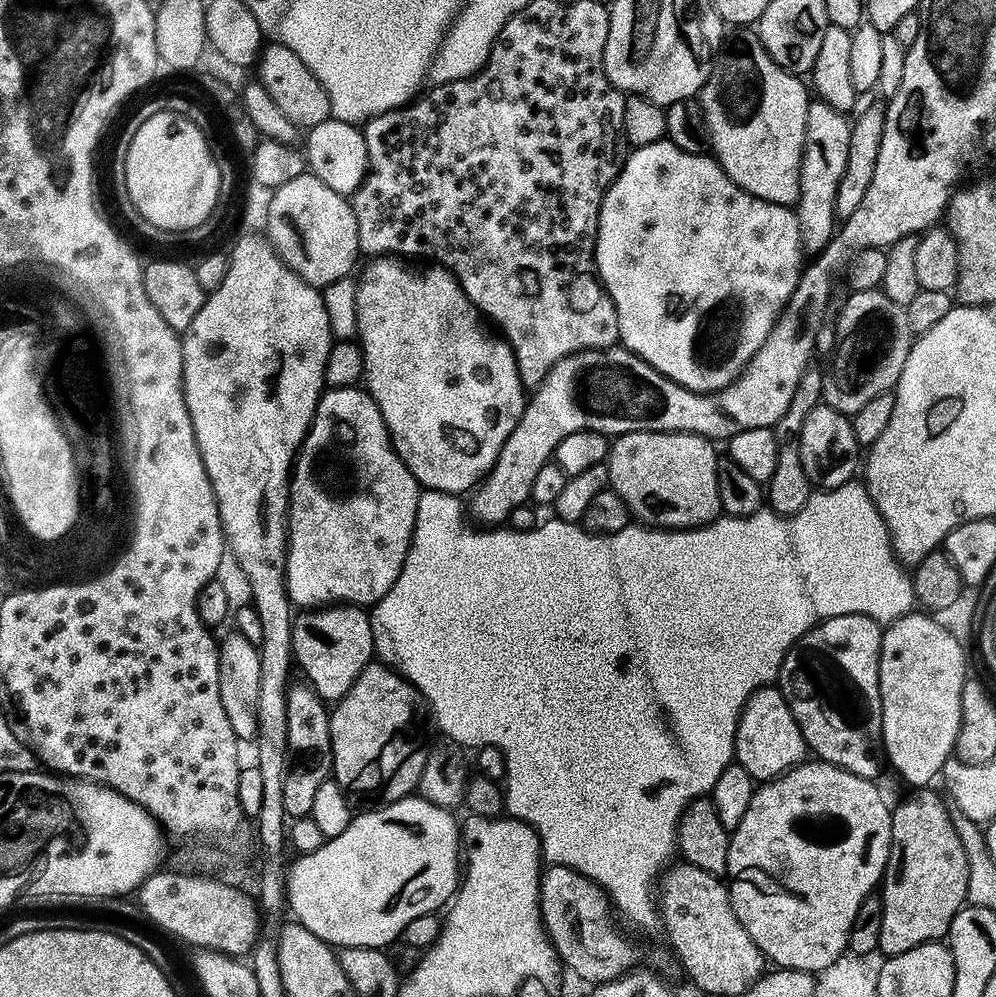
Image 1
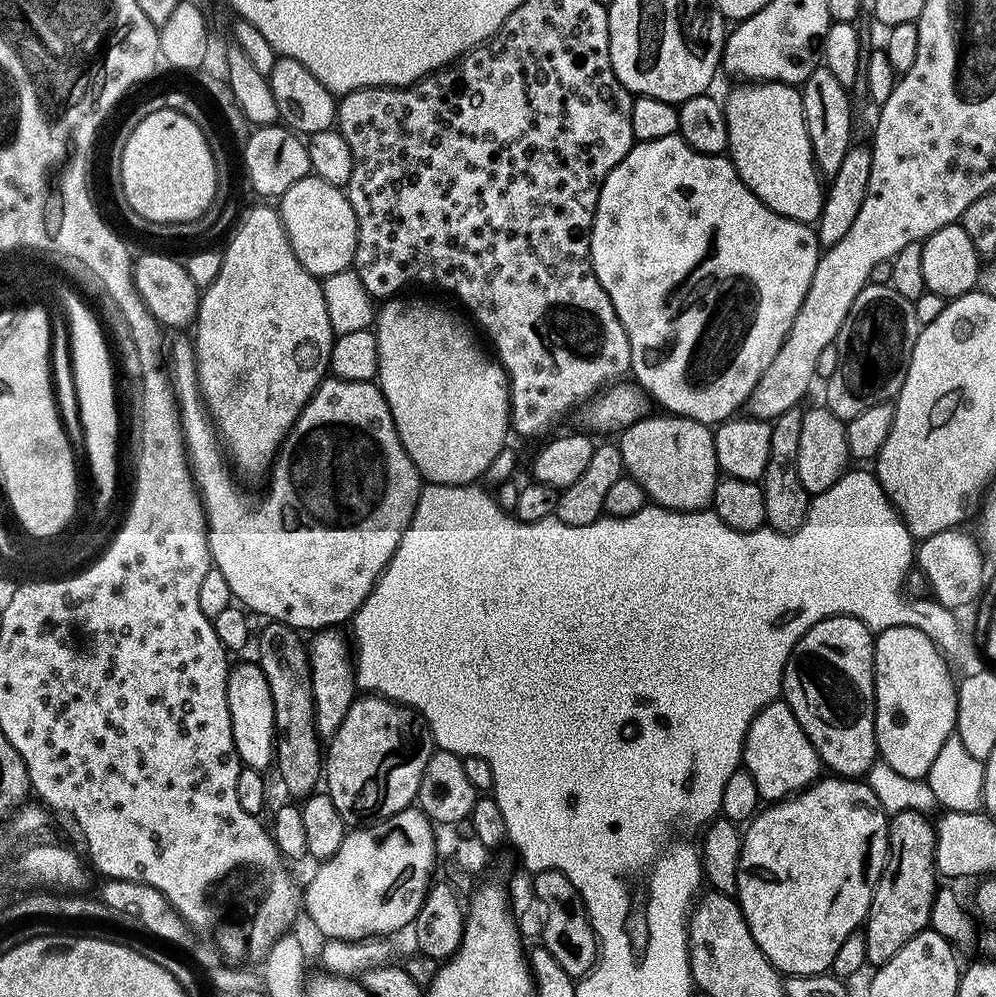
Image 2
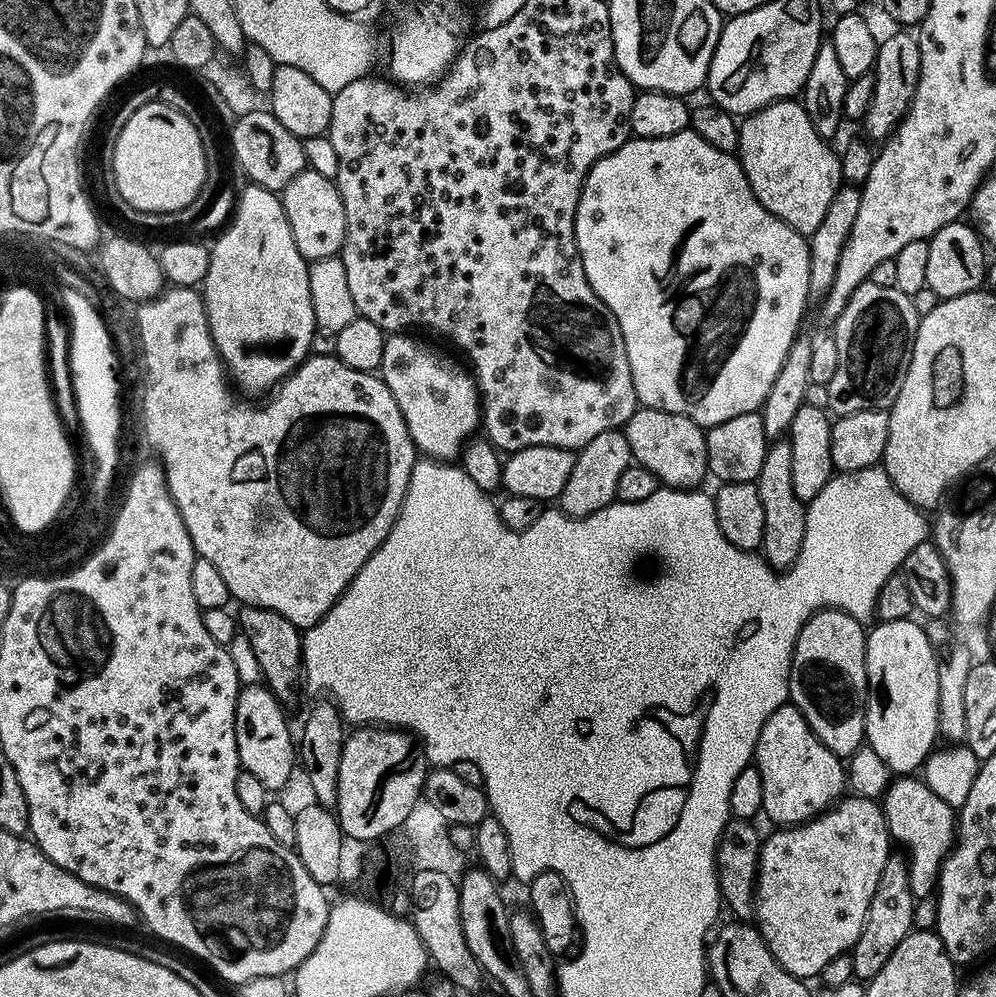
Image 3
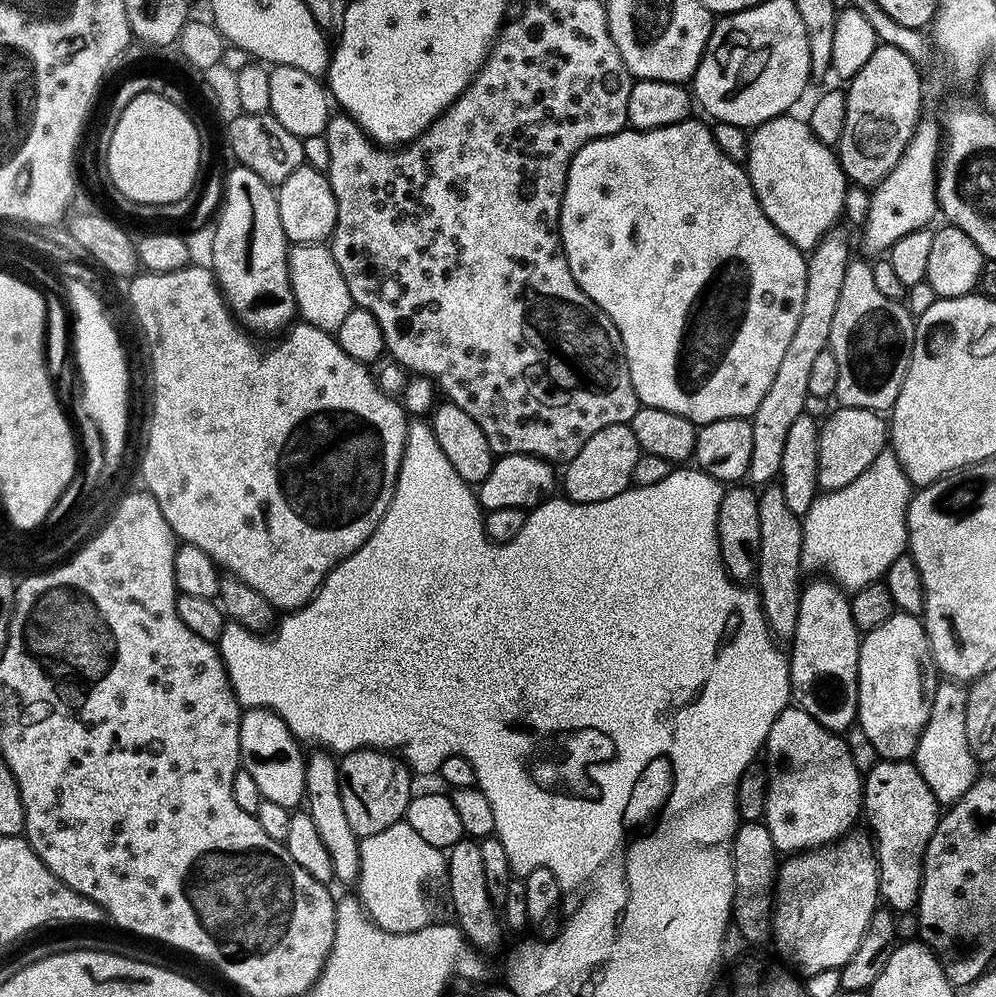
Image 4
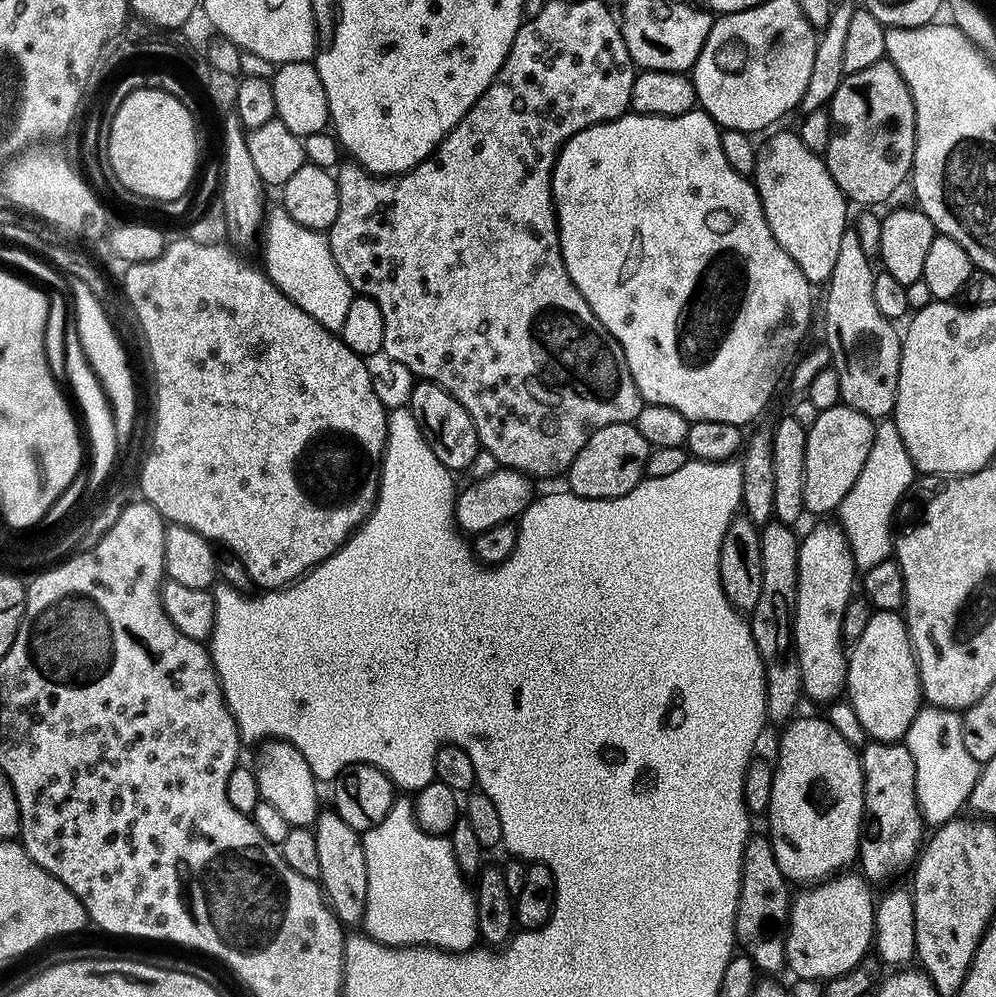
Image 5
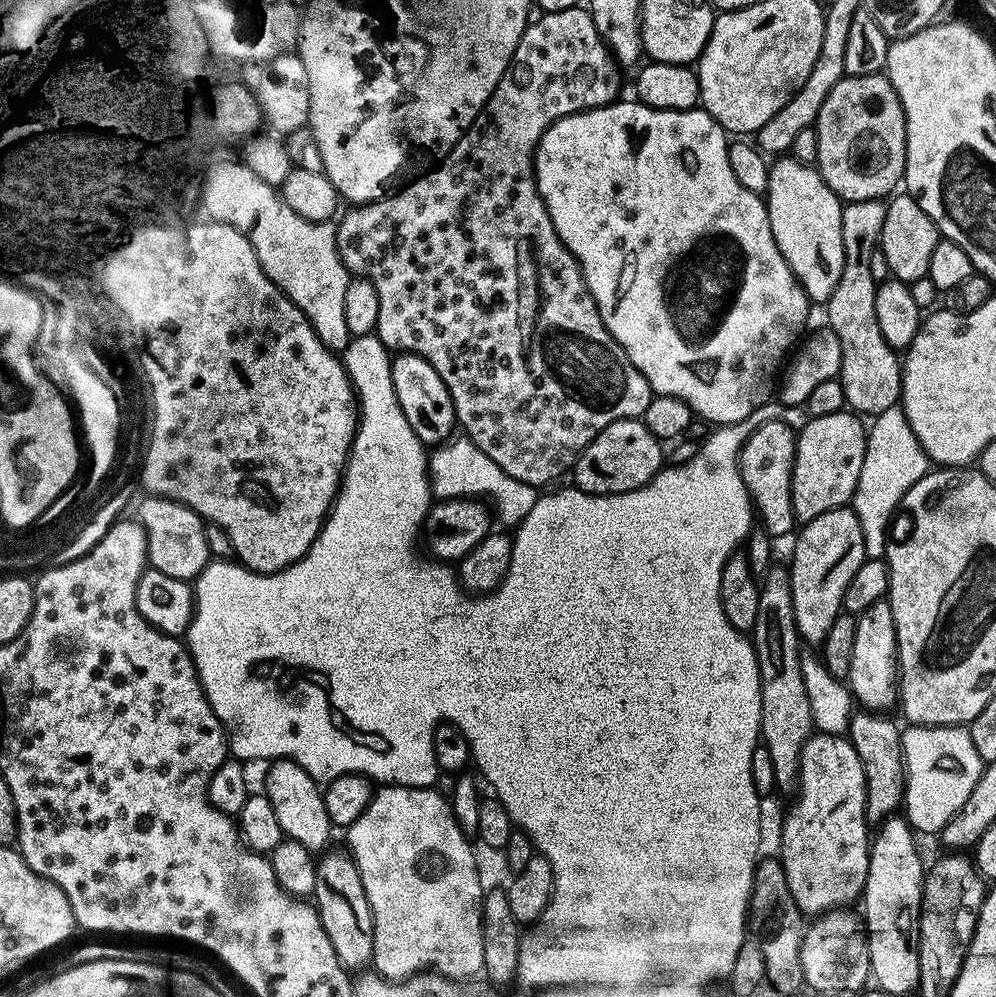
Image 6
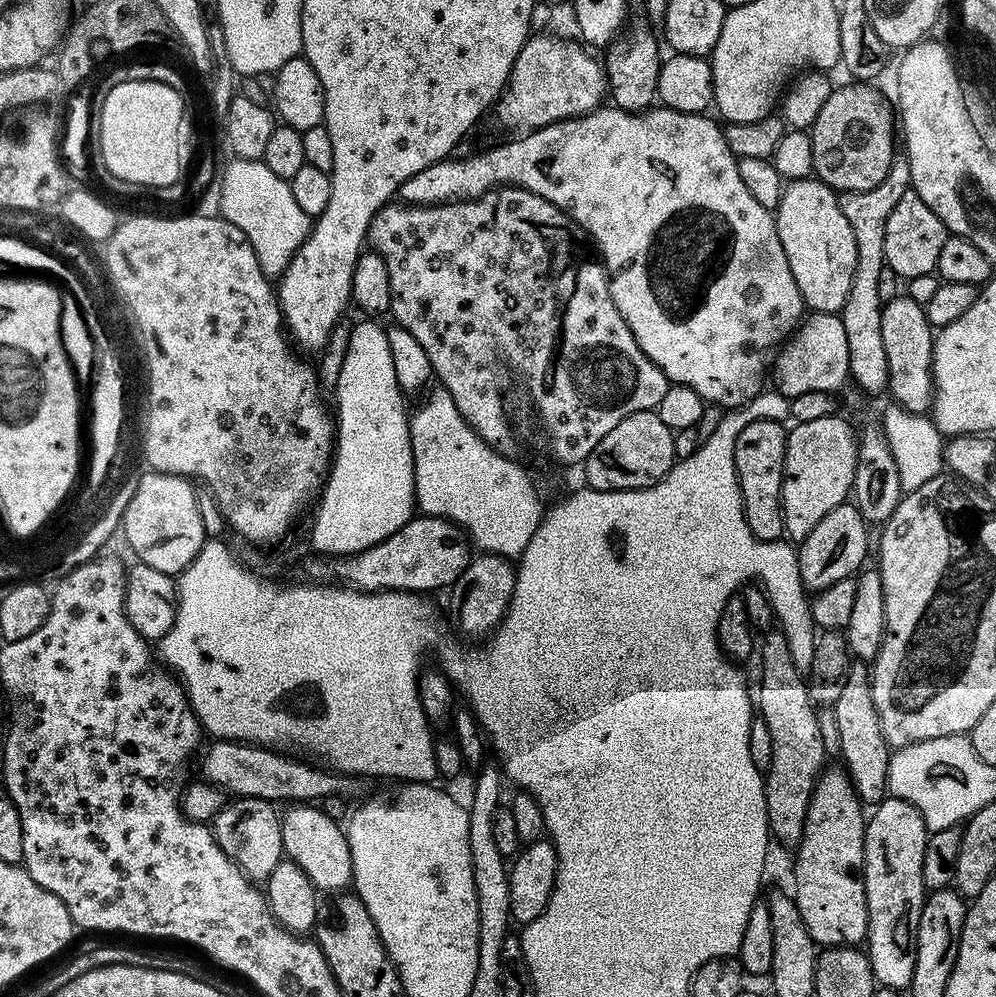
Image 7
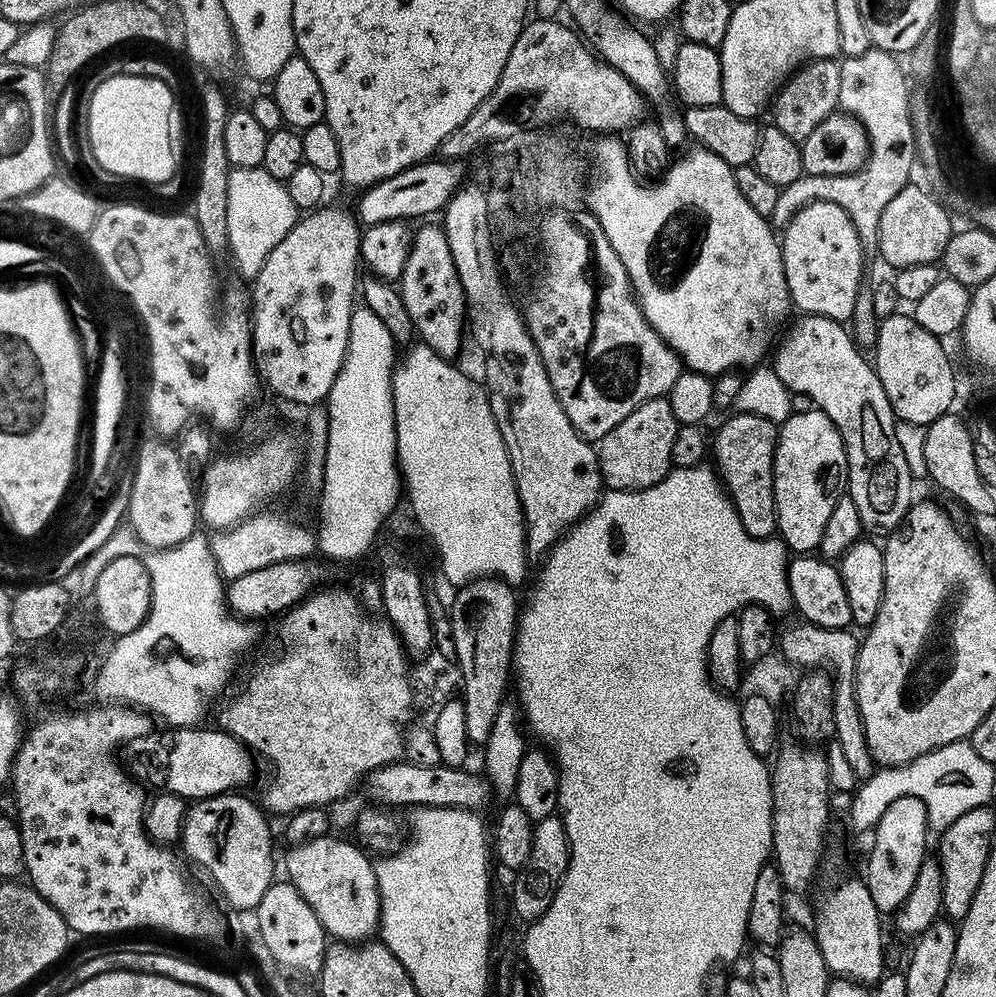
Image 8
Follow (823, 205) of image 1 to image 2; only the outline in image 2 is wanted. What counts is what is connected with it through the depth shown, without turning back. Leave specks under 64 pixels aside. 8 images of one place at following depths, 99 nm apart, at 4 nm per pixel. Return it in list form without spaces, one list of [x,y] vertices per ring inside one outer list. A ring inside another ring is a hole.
[[[817,66],[806,78],[799,89],[802,98],[802,110],[806,118],[806,130],[810,134],[810,146],[816,159],[816,170],[821,177],[831,178],[838,174],[838,166],[842,166],[842,158],[846,158],[852,140],[852,100],[848,97],[849,89],[830,70]]]

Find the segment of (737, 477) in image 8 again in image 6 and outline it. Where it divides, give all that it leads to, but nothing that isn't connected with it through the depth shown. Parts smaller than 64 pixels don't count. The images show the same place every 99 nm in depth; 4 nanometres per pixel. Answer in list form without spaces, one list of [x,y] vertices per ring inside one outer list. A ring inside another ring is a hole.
[[[767,420],[750,434],[740,451],[739,466],[742,482],[752,498],[758,524],[772,538],[793,535],[798,521],[792,501],[792,475],[796,457],[797,429],[786,420]]]

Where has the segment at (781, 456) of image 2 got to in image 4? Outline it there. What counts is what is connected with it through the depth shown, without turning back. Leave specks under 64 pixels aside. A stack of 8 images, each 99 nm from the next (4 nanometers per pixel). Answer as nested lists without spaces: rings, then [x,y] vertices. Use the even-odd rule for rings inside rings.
[[[768,486],[759,493],[758,523],[762,533],[758,565],[758,591],[764,605],[764,617],[773,637],[780,642],[791,641],[798,622],[798,606],[802,591],[800,563],[805,563],[804,526],[801,517],[786,506],[786,498],[778,486]]]

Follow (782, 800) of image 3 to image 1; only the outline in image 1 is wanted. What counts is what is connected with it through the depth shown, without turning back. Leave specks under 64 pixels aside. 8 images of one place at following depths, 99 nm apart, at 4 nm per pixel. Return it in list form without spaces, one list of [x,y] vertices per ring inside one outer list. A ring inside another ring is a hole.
[[[779,687],[759,688],[744,703],[734,738],[734,760],[735,763],[743,766],[746,774],[750,774],[753,781],[775,780],[788,769],[805,763],[809,752],[802,730]]]

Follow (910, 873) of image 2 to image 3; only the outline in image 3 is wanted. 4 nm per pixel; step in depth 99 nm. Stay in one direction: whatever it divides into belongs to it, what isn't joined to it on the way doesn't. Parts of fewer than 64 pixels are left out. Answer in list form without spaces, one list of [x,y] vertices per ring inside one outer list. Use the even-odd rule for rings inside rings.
[[[889,855],[886,866],[882,870],[882,878],[878,878],[878,886],[874,890],[874,898],[870,898],[870,910],[866,910],[866,922],[862,922],[862,934],[858,934],[856,945],[850,949],[852,957],[852,975],[857,981],[872,980],[886,966],[886,958],[894,954],[898,942],[906,938],[914,928],[914,910],[917,897],[910,890],[910,874],[908,861],[903,855]]]

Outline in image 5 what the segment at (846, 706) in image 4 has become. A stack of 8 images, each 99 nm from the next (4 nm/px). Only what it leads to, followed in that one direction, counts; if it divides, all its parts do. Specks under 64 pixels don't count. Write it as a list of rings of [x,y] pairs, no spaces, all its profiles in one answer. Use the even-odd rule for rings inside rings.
[[[839,523],[816,524],[800,540],[798,550],[798,582],[796,583],[796,617],[794,618],[794,638],[800,652],[800,686],[805,697],[812,700],[831,701],[845,691],[848,682],[848,657],[843,639],[843,614],[854,597],[852,587],[858,584],[856,559],[848,545],[844,529]]]

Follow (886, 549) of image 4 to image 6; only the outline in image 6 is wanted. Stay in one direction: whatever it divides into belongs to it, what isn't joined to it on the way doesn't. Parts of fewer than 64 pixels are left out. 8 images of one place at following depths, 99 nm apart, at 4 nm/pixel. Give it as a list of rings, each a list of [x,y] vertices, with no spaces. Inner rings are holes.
[[[903,407],[882,410],[867,429],[866,458],[864,473],[858,478],[856,492],[852,496],[850,506],[858,514],[858,522],[862,526],[864,539],[864,555],[869,560],[878,560],[885,555],[890,543],[888,523],[892,515],[904,503],[904,496],[914,482],[918,482],[930,470],[928,455],[922,450],[914,430],[910,430],[910,422],[906,418]]]

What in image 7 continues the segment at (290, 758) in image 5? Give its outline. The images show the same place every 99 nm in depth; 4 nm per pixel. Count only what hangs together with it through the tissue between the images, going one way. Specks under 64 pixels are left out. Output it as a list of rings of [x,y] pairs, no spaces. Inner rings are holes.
[[[296,802],[285,808],[288,809],[283,809],[280,822],[283,855],[296,863],[321,893],[332,892],[331,894],[336,894],[347,889],[352,882],[352,863],[350,862],[348,837],[345,829],[335,819],[328,817],[320,806],[313,806],[308,802]]]

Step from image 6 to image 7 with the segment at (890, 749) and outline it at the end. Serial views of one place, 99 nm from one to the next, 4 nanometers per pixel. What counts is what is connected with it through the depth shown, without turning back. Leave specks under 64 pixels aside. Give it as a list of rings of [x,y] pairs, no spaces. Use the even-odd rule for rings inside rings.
[[[856,662],[851,665],[848,681],[841,697],[834,705],[838,722],[839,759],[842,758],[856,795],[865,805],[875,806],[885,799],[888,790],[888,758],[890,745],[882,732],[878,710],[874,706],[874,694],[870,683],[870,668],[867,663]]]

